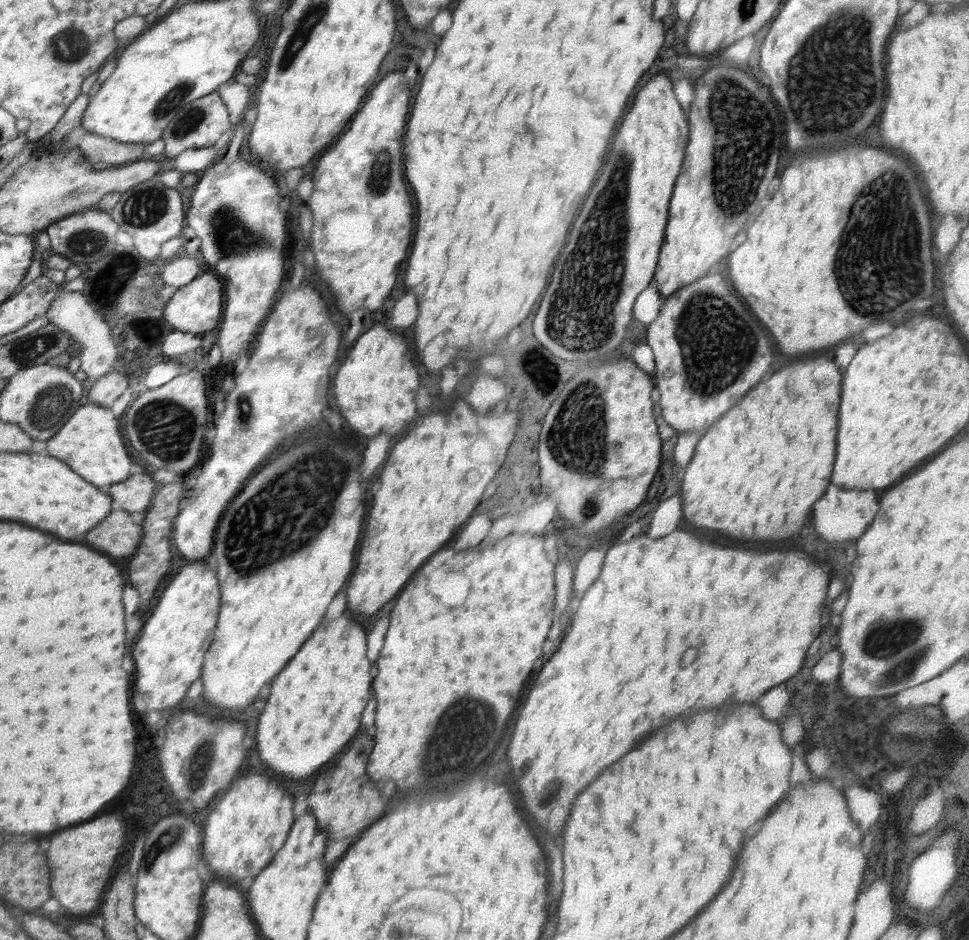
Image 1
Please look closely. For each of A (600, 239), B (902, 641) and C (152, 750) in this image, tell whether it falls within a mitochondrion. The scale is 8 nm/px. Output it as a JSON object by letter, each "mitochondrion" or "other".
{"A":"mitochondrion","B":"mitochondrion","C":"other"}

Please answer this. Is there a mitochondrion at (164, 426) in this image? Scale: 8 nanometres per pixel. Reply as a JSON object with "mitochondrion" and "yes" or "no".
{"mitochondrion":"yes"}

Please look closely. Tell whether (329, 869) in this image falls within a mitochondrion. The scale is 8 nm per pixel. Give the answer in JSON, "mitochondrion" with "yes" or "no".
{"mitochondrion":"no"}

